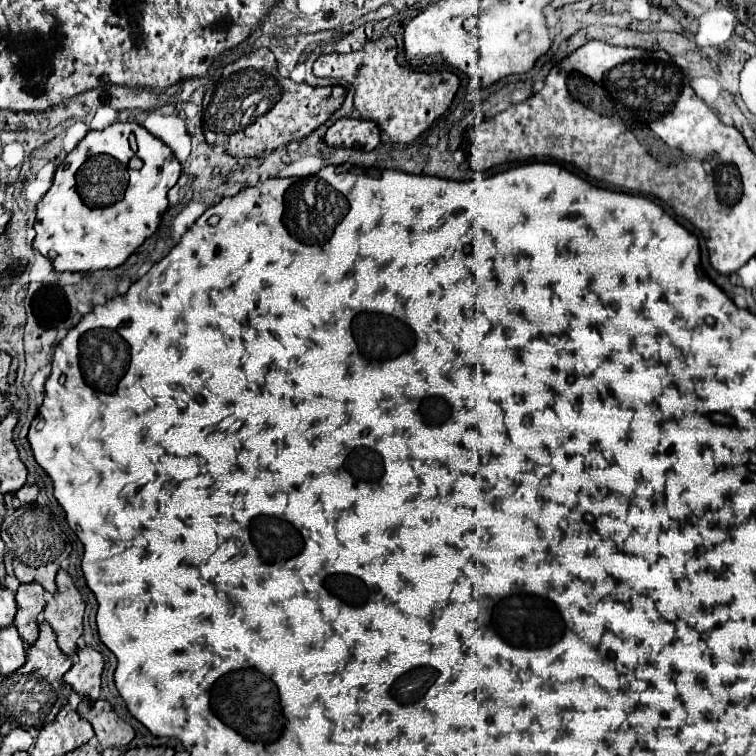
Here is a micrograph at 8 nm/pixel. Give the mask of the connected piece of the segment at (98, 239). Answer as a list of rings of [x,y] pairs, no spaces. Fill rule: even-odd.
[[[115,123],[103,131],[89,131],[59,165],[51,189],[37,205],[37,235],[33,247],[53,263],[57,273],[115,269],[159,229],[161,217],[169,207],[167,191],[177,183],[179,175],[181,165],[171,149],[143,125]],[[131,133],[135,133],[137,139],[137,157],[143,159],[139,171],[127,167],[133,157],[127,141]],[[117,201],[119,205],[113,205]],[[87,205],[111,205],[111,209],[87,209]]]

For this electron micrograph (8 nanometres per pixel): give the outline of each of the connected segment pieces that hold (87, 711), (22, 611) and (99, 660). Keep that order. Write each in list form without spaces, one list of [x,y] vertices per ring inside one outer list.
[[[103,699],[95,701],[93,705],[81,703],[77,711],[93,725],[95,737],[103,749],[105,747],[123,747],[123,745],[131,743],[135,737],[133,727],[129,723],[125,723],[113,711],[113,707]]]
[[[21,583],[17,589],[17,615],[13,625],[27,645],[33,645],[39,635],[39,613],[45,605],[45,591],[39,583]]]
[[[87,645],[77,647],[75,655],[77,659],[73,667],[65,673],[63,681],[69,683],[81,697],[87,695],[91,701],[95,701],[101,691],[101,673],[105,667],[105,659],[99,651]]]

